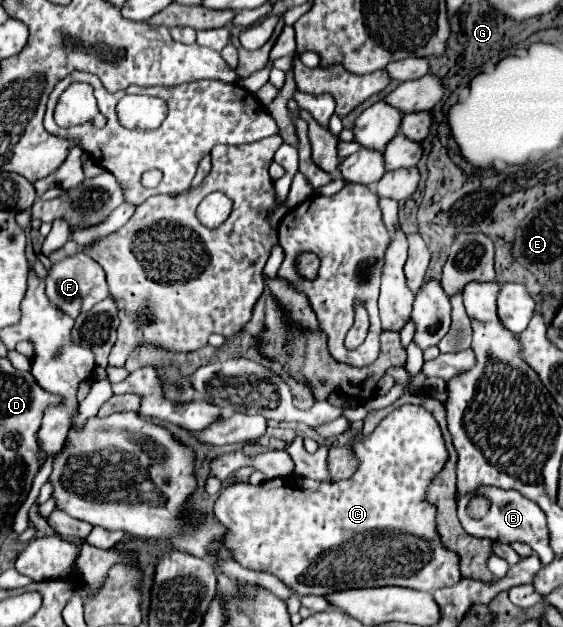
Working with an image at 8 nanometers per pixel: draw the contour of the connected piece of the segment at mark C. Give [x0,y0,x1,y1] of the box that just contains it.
[214,406,463,596]

